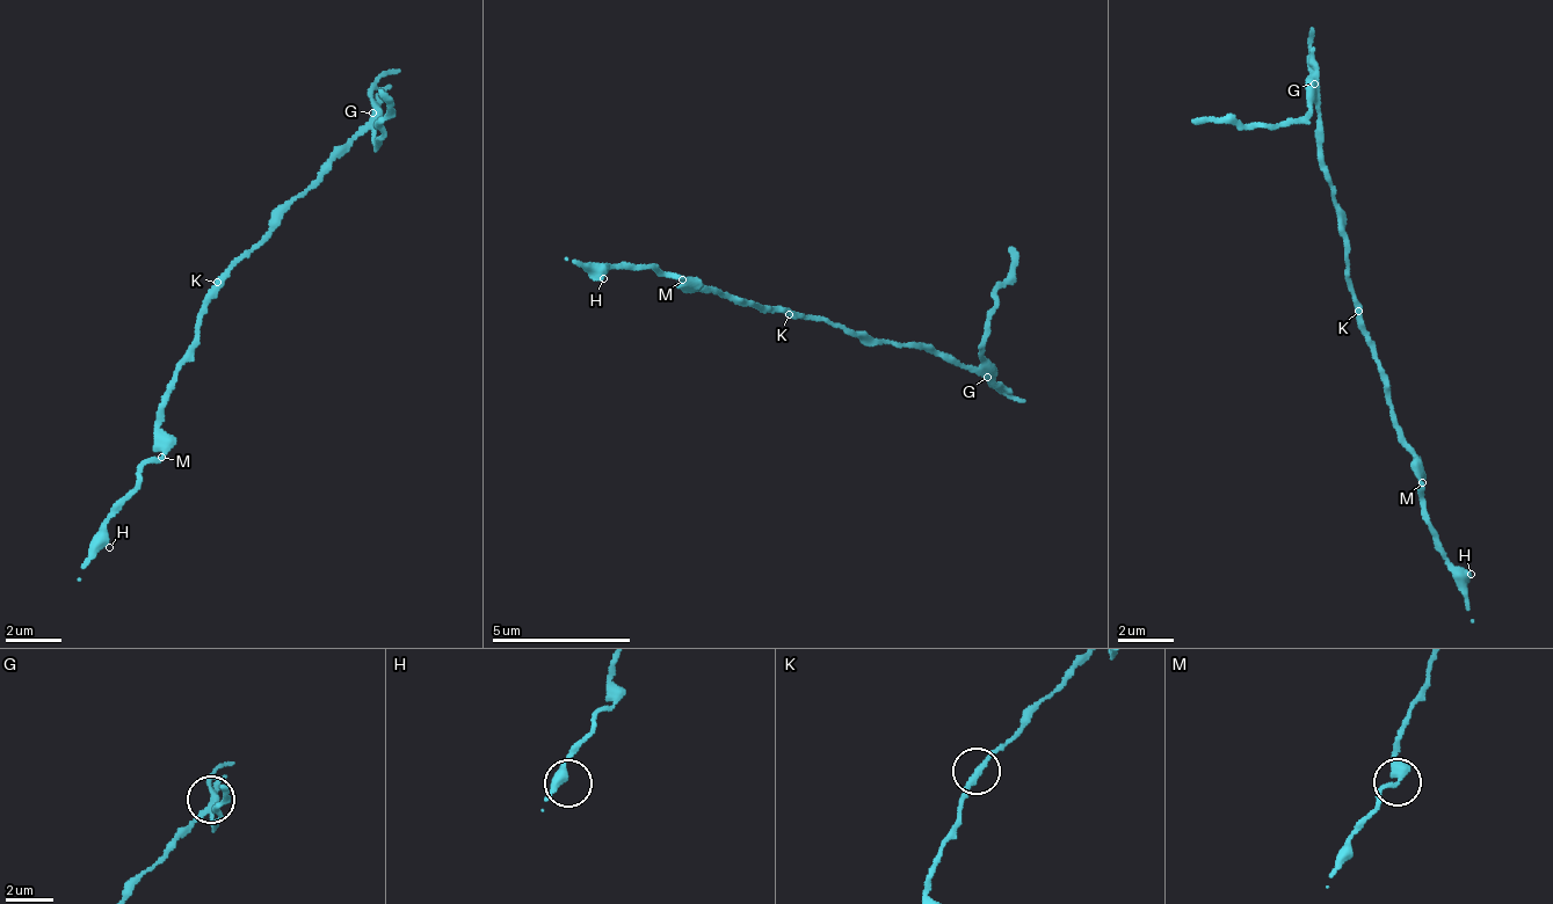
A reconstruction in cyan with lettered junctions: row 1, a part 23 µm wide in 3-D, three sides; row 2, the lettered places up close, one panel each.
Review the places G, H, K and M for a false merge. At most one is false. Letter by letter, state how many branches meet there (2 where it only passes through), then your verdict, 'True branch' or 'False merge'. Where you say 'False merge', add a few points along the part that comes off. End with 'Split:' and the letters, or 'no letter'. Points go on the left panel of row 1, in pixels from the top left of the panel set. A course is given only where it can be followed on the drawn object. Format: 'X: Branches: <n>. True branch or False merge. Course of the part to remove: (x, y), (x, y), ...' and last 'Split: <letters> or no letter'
G: Branches: 4. False merge. Course of the part to remove: (370, 110), (370, 135), (383, 138), (390, 107), (376, 88)
H: Branches: 2. True branch
K: Branches: 2. True branch
M: Branches: 2. True branch
Split: G

